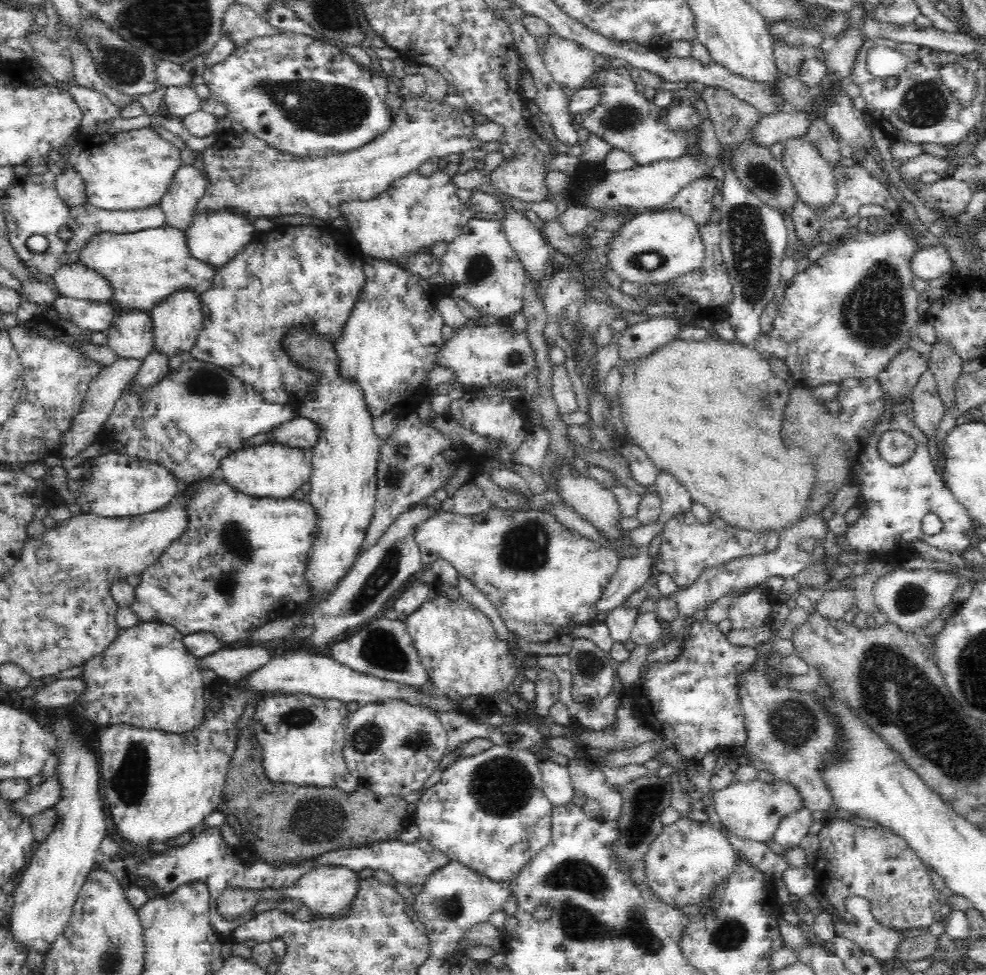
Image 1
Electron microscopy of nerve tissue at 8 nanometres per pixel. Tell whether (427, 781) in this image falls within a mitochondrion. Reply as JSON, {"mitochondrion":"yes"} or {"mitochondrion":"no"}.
{"mitochondrion":"no"}

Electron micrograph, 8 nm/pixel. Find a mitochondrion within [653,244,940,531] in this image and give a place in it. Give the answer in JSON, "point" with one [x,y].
{"point":[874,314]}

